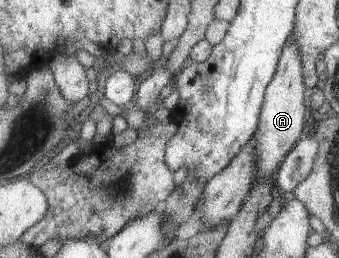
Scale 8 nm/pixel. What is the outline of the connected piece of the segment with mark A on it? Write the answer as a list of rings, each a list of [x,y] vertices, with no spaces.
[[[290,35],[285,44],[278,68],[267,88],[259,118],[260,124],[255,134],[258,174],[255,184],[262,179],[274,177],[290,151],[300,142],[306,133],[306,85],[303,71],[303,56],[295,43],[295,36]]]

